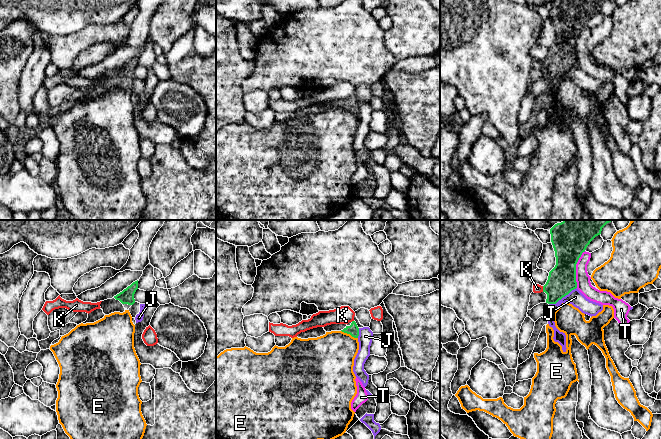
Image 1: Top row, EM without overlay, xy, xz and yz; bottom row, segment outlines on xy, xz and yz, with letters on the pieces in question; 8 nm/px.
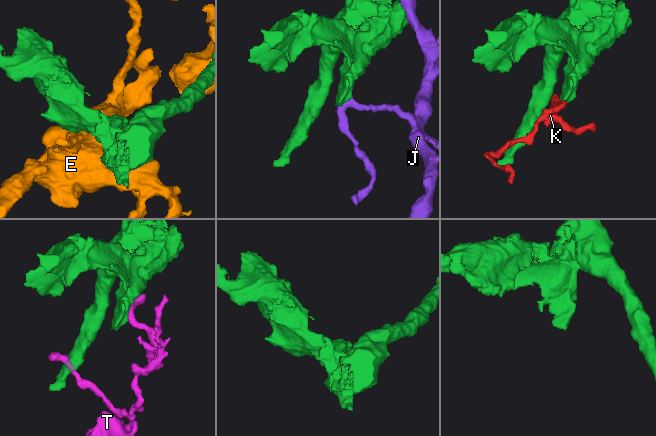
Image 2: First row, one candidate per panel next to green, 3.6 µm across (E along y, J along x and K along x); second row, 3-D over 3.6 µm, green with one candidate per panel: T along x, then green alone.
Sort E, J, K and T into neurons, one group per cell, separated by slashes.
E / J / K / T

